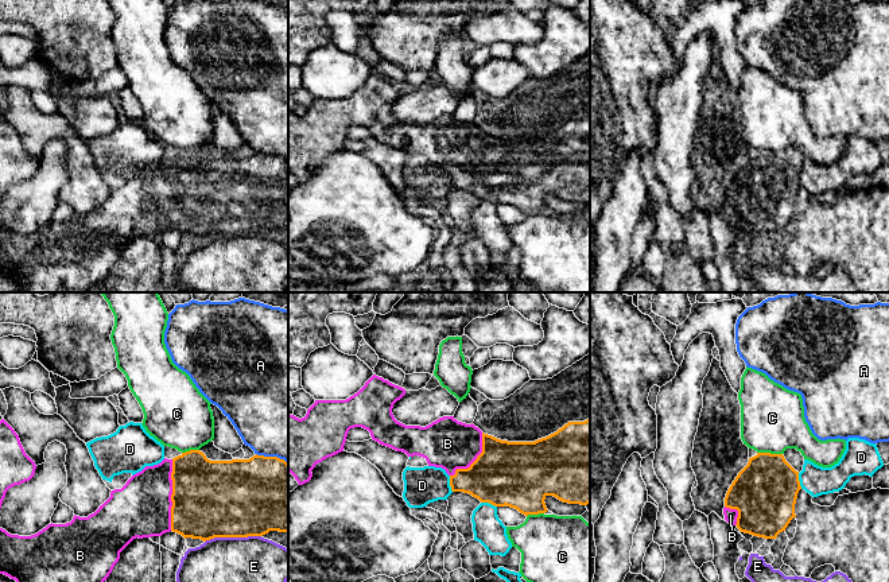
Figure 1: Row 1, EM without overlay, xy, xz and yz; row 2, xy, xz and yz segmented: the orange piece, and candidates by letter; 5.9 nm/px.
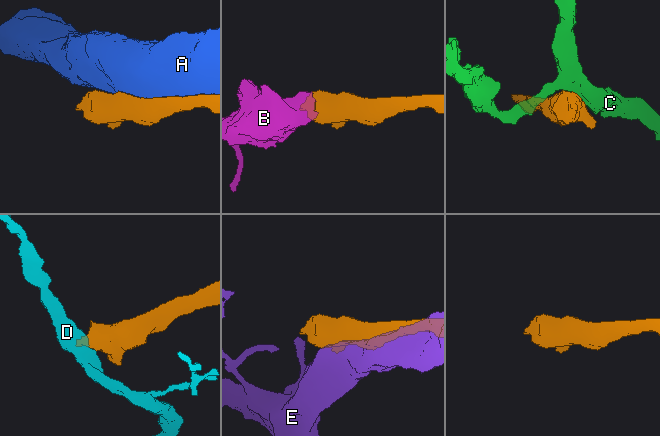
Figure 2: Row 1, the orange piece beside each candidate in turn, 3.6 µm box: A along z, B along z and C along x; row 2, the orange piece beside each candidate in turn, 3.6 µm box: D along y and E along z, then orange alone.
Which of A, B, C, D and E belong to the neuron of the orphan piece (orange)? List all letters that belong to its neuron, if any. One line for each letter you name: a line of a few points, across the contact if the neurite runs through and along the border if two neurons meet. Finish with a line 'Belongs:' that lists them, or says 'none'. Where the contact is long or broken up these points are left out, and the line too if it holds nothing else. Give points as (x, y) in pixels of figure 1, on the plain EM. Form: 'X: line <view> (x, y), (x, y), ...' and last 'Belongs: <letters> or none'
Belongs: B

